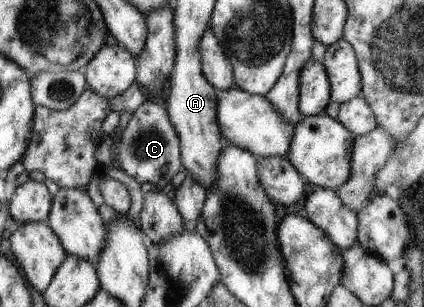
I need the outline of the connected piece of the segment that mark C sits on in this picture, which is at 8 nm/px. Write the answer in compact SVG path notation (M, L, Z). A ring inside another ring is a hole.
M149 98L140 103L140 107L136 107L126 128L114 136L115 140L120 137L115 161L119 161L120 169L143 187L163 191L171 183L172 177L182 169L179 137L170 123L168 111Z

